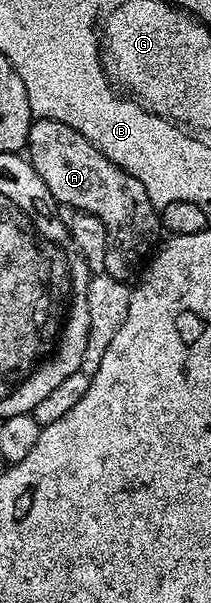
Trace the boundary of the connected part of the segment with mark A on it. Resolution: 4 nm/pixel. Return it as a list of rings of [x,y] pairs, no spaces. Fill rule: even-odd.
[[[33,120],[26,156],[34,171],[38,171],[42,183],[46,183],[57,206],[64,208],[65,205],[65,210],[94,215],[102,227],[106,227],[108,242],[104,272],[119,281],[135,278],[153,252],[152,240],[161,232],[158,211],[150,203],[150,195],[146,195],[146,187],[142,187],[134,175],[106,159],[94,143],[74,131],[74,127],[66,127],[66,123]]]

